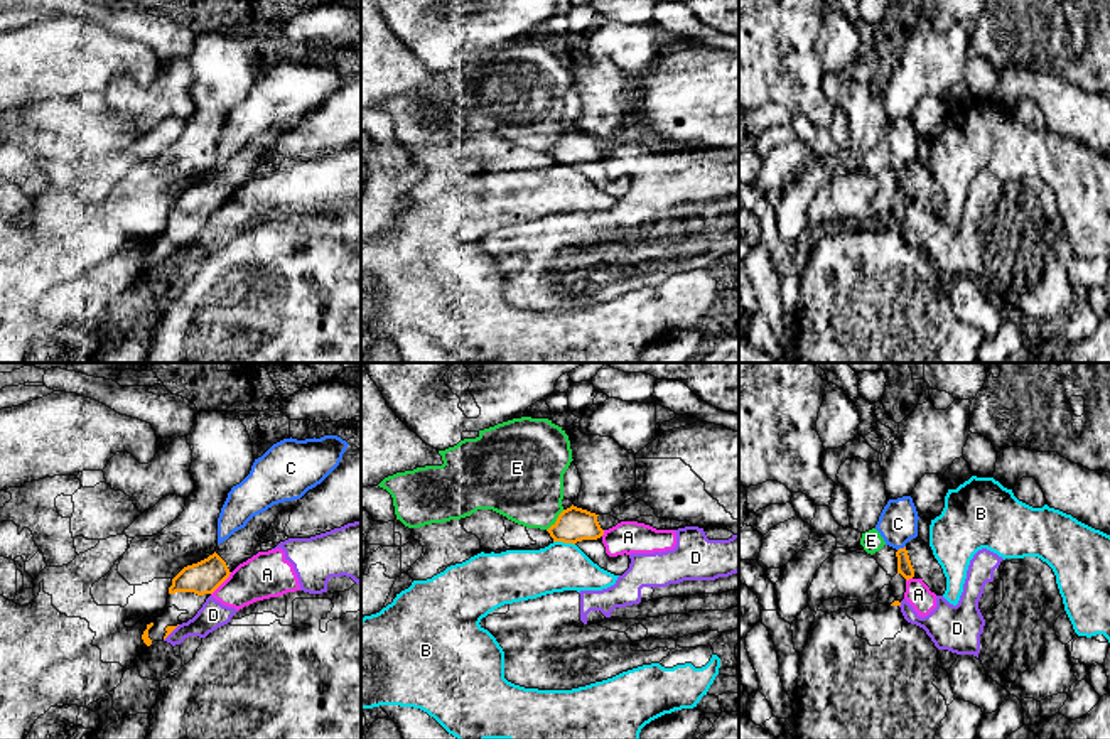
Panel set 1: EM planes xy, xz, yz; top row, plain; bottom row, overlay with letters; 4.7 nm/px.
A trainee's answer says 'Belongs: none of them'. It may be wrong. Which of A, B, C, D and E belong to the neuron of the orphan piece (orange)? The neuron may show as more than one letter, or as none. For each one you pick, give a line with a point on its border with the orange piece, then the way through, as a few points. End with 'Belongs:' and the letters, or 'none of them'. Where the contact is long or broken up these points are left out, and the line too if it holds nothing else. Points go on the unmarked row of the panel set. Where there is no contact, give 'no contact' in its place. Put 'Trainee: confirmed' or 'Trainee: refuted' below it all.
Belongs: none of them
Trainee: confirmed

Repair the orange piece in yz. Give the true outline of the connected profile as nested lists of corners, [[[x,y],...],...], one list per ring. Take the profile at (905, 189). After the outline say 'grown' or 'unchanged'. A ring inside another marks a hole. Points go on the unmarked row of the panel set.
[[[919,159],[909,162],[904,170],[896,174],[897,179],[897,196],[906,202],[913,201],[916,196],[936,218],[943,218],[946,213],[946,199],[941,187],[933,177],[933,172]]]; grown

